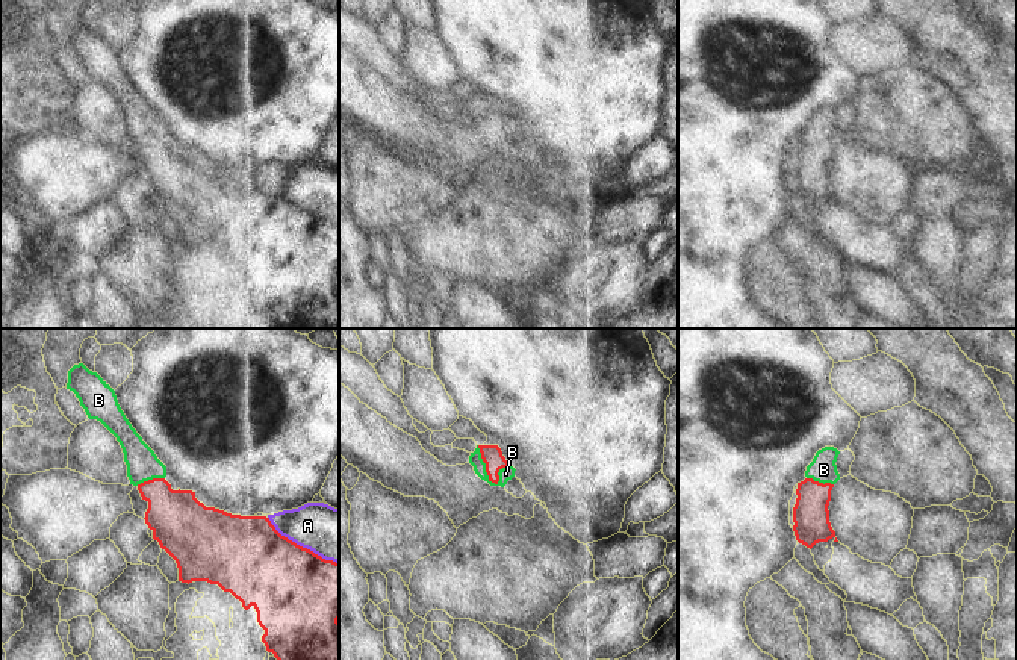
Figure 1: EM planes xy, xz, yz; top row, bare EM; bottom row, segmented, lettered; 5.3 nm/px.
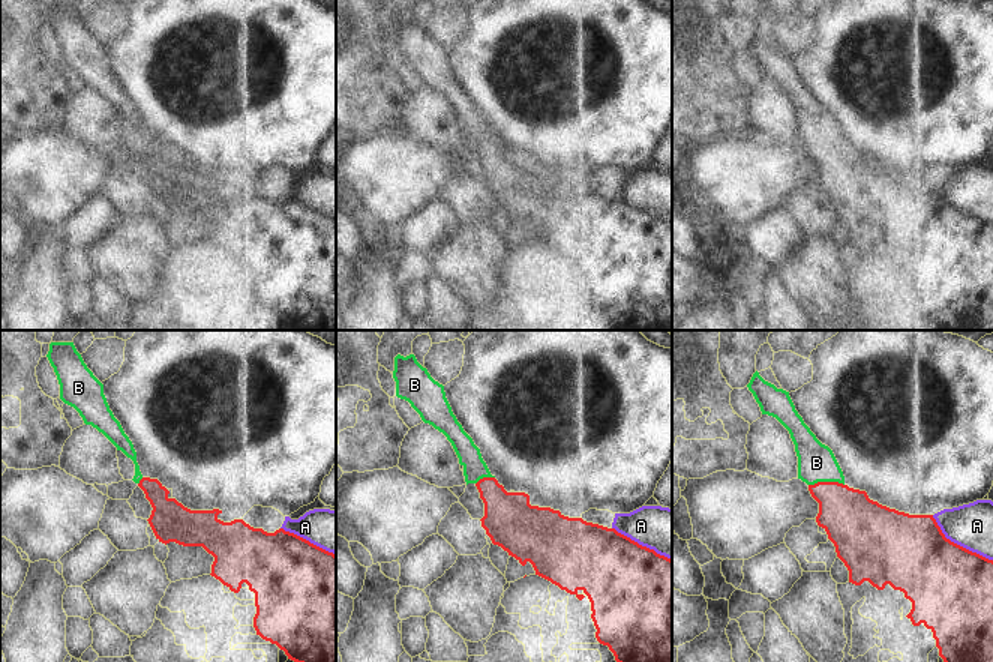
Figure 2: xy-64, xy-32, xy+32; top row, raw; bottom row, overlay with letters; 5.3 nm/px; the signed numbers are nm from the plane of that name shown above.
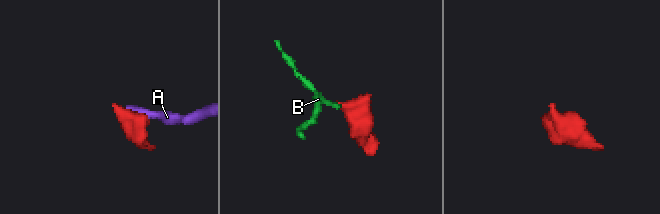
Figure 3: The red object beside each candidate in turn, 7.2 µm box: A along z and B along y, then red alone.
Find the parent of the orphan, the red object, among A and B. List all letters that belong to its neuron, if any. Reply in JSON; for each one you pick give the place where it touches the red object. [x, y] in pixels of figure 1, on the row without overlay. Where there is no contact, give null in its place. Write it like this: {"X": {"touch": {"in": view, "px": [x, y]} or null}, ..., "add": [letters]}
{"B": {"touch": {"in": "xz", "px": [486, 127]}}, "add": ["B"]}

